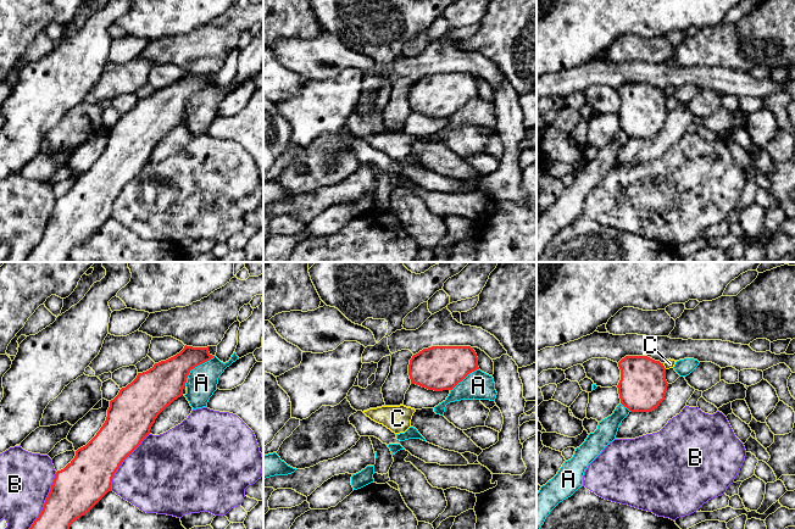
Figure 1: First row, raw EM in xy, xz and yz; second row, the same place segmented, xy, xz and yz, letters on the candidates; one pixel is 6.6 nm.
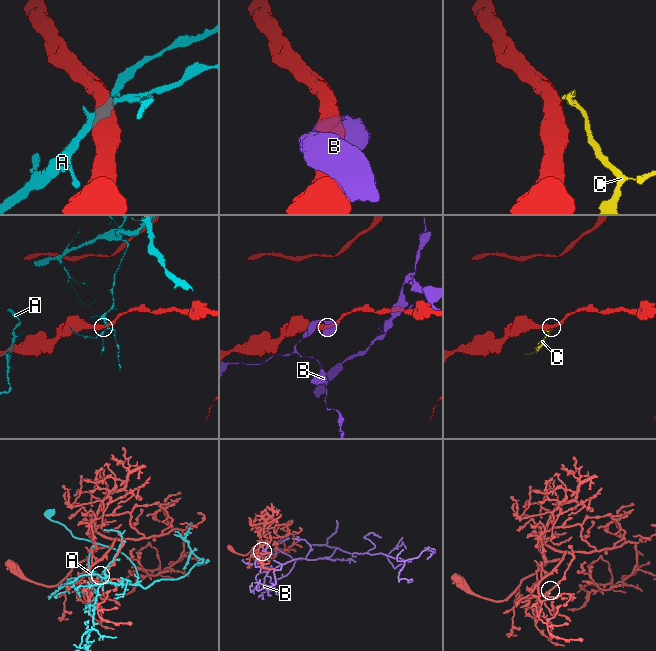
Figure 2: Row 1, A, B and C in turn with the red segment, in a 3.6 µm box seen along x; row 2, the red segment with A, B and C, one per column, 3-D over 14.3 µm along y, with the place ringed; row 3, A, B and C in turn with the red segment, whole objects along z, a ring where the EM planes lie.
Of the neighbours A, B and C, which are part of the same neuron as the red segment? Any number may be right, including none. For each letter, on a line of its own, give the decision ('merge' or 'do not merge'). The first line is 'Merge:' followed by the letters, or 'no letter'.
Merge: no letter
A: do not merge
B: do not merge
C: do not merge

